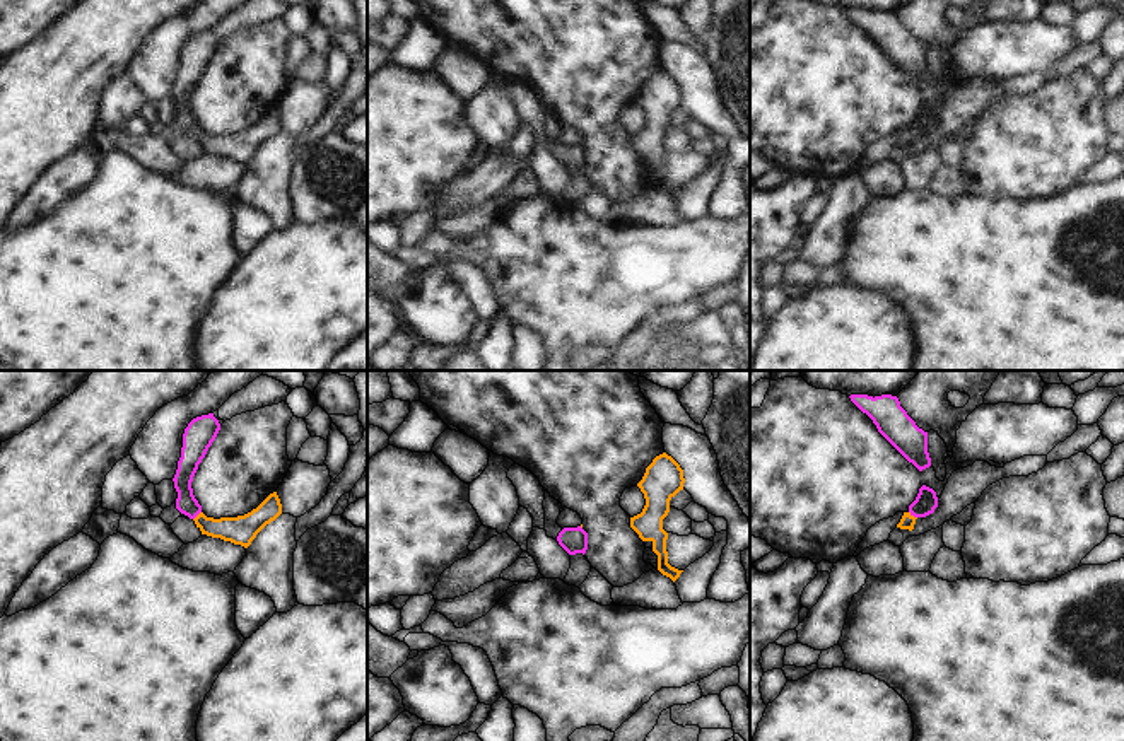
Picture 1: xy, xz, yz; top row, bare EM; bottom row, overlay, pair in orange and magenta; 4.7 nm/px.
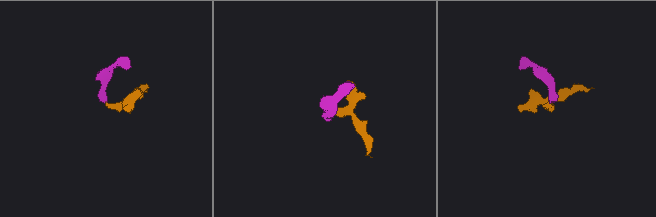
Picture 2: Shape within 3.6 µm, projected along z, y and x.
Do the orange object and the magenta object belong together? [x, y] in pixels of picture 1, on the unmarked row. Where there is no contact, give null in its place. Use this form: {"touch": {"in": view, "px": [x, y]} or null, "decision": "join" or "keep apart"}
{"touch": {"in": "yz", "px": [913, 134]}, "decision": "join"}

